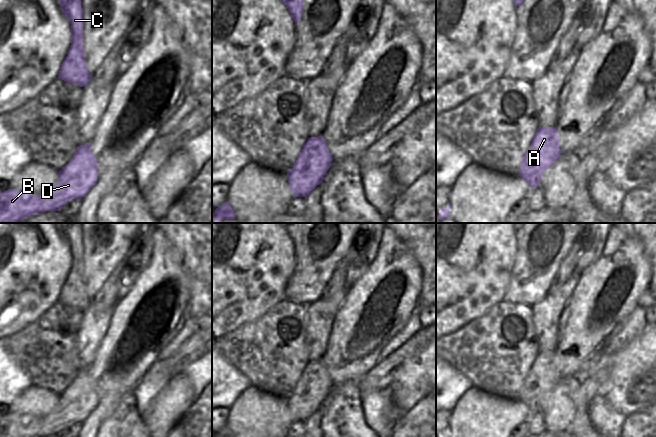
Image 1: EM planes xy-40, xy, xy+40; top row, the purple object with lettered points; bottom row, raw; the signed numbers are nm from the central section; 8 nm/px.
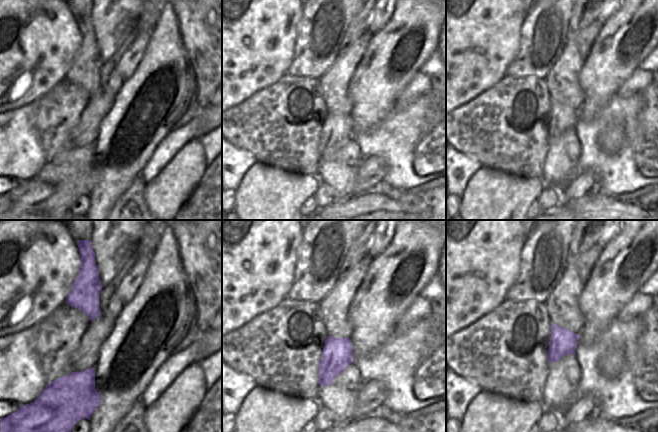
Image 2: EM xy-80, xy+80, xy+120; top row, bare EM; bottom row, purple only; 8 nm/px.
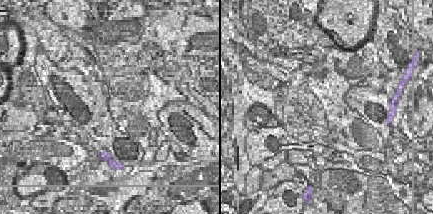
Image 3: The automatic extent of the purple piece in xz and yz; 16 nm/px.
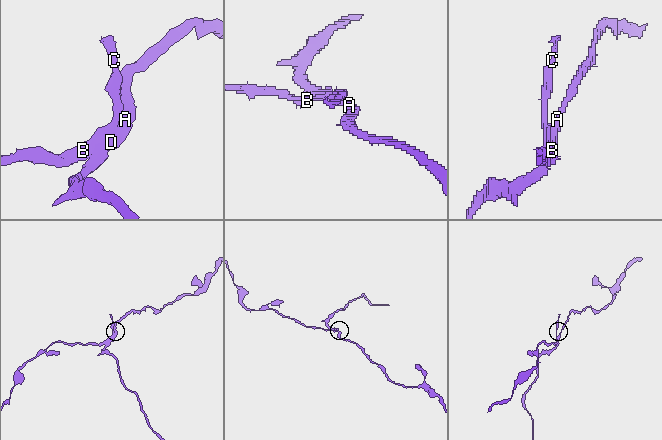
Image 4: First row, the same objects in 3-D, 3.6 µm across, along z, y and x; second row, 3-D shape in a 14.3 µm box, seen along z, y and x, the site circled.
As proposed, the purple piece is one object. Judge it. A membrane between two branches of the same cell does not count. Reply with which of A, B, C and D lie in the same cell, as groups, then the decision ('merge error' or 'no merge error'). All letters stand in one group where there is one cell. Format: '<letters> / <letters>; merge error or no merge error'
A / B C D; merge error

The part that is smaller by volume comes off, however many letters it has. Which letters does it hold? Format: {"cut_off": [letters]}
{"cut_off": ["B", "C", "D"]}

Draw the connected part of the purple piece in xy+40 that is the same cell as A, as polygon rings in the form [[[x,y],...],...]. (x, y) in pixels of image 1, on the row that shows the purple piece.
[[[539,127],[531,145],[545,152],[550,163],[557,161],[561,154],[559,136],[555,127]]]

